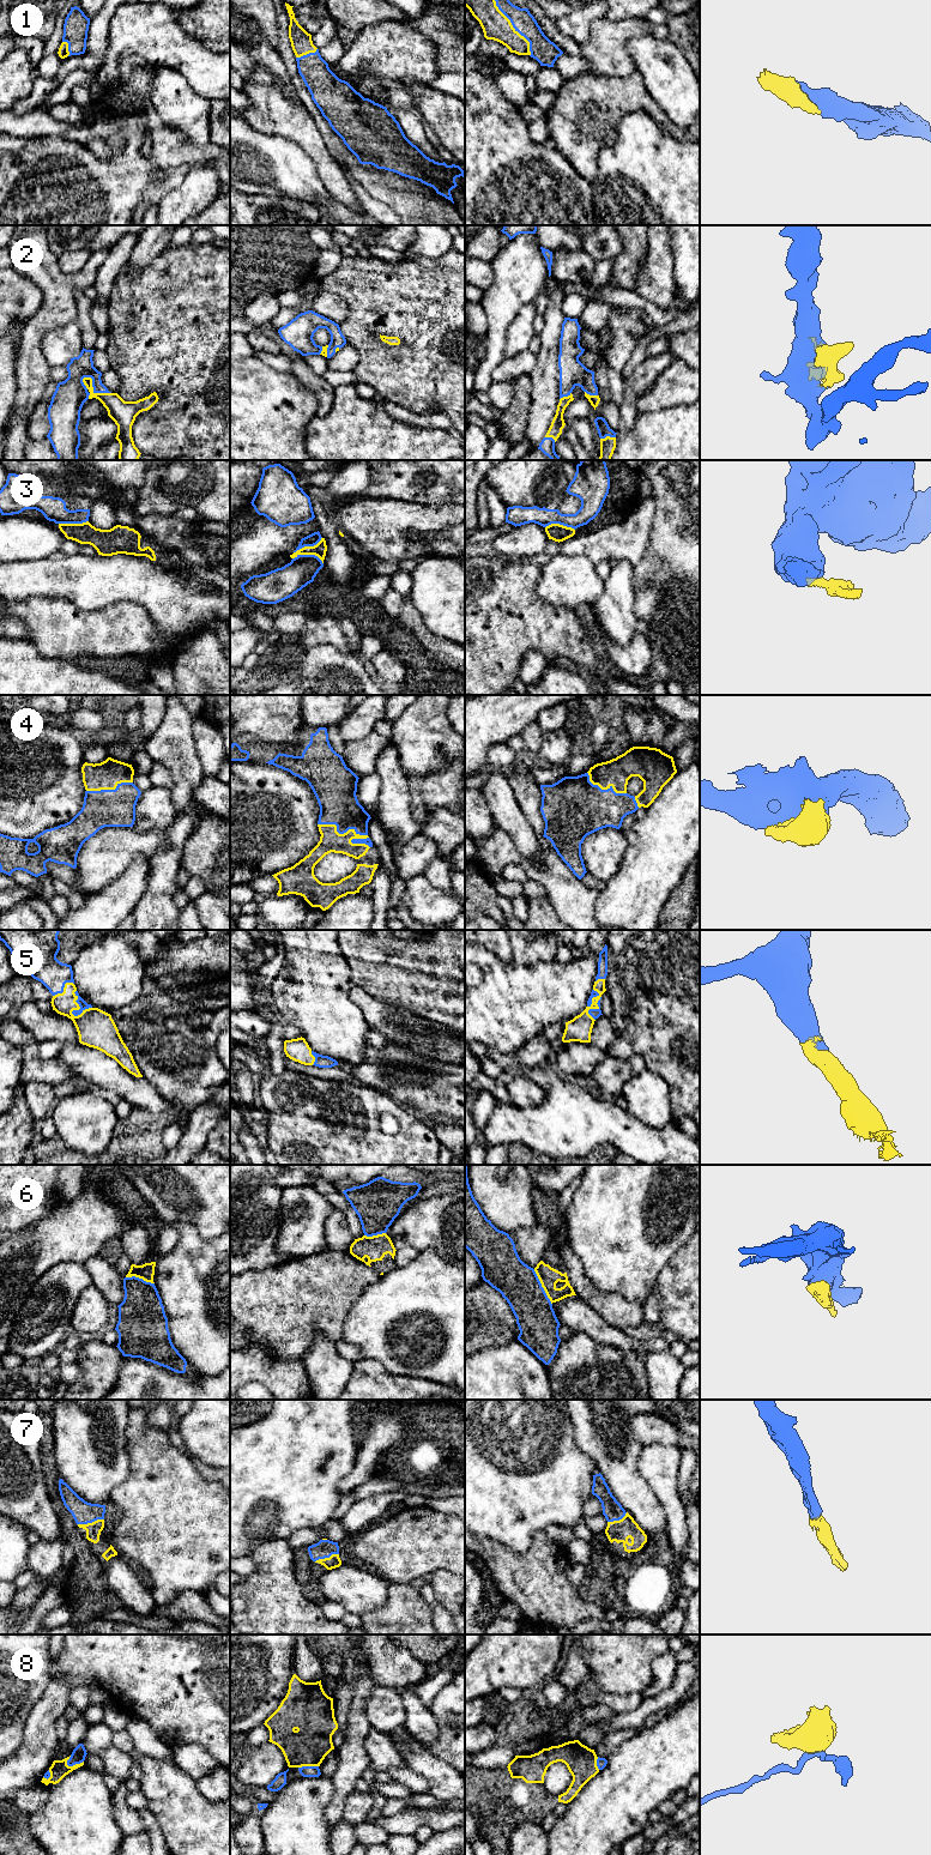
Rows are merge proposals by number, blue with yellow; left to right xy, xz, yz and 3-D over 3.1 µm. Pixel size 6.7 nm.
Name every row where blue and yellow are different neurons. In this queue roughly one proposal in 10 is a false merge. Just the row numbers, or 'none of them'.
3, 6, 8

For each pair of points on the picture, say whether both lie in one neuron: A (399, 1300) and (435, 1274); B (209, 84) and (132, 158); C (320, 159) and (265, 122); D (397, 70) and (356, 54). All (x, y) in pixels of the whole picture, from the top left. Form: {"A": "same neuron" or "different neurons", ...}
{"A": "same neuron", "B": "different neurons", "C": "same neuron", "D": "same neuron"}

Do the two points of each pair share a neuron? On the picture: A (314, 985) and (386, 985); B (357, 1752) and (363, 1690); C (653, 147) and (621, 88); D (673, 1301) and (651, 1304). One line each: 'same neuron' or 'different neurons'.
A: different neurons
B: same neuron
C: different neurons
D: different neurons

